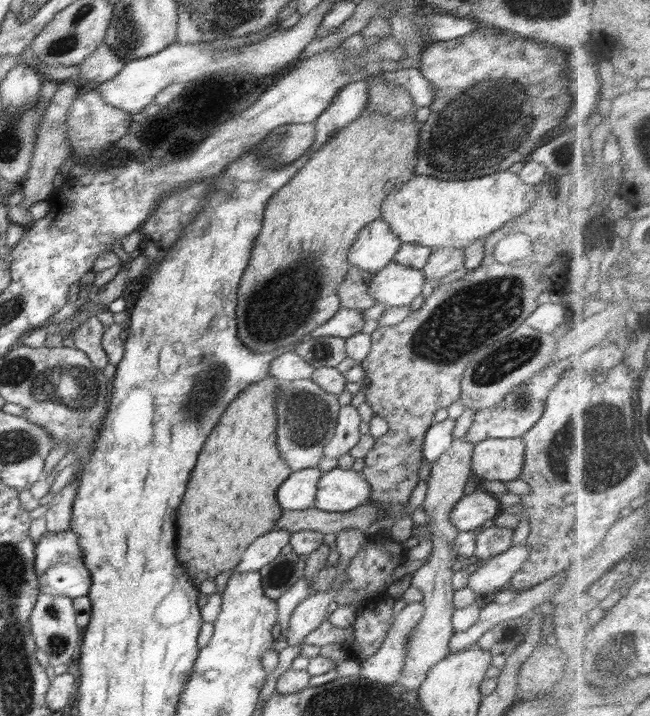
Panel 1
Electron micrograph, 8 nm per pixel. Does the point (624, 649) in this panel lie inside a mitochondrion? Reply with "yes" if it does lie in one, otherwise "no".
yes

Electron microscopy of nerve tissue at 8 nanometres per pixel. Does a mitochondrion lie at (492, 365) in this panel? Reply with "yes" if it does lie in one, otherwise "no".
yes

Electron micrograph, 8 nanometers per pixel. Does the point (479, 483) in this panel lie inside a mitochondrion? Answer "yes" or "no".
no

